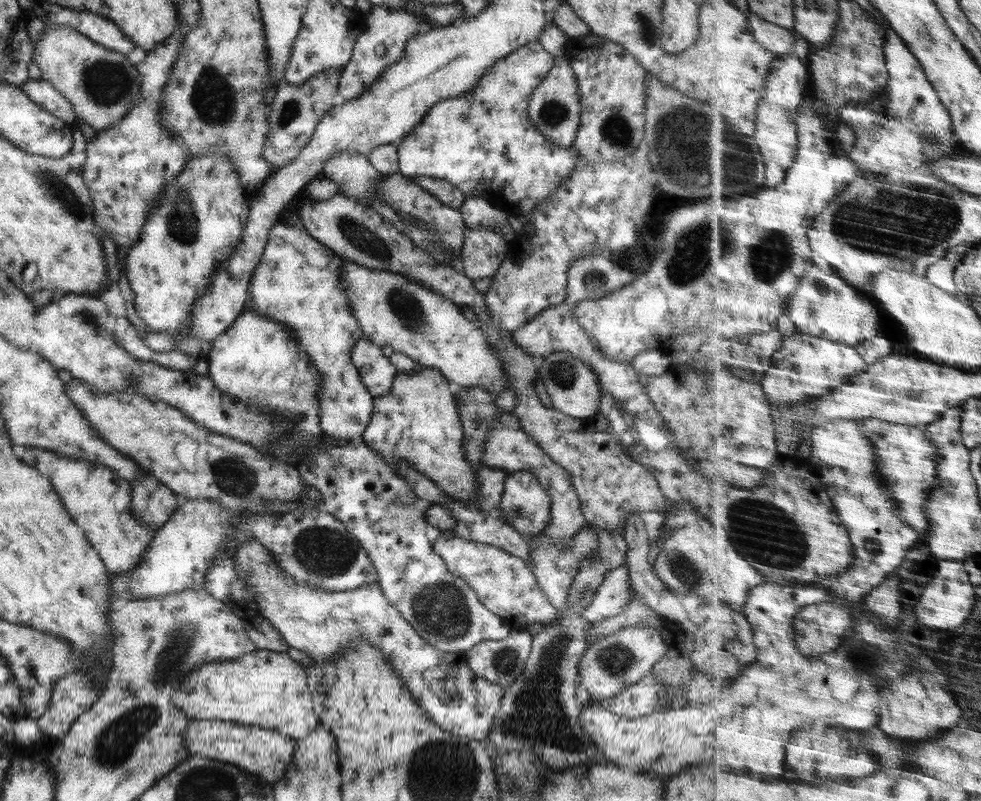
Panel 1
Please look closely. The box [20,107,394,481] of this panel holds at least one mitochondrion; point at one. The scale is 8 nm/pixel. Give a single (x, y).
(53, 183)

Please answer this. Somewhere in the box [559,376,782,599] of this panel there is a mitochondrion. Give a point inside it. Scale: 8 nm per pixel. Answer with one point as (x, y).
(688, 573)

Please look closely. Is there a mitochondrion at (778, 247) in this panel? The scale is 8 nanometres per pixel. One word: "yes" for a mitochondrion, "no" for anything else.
yes

